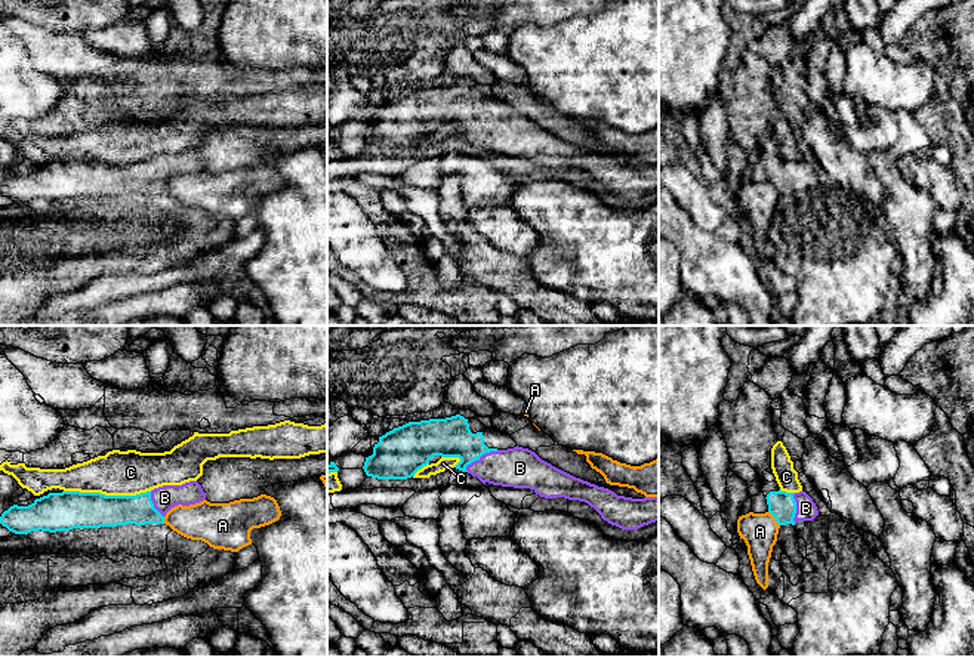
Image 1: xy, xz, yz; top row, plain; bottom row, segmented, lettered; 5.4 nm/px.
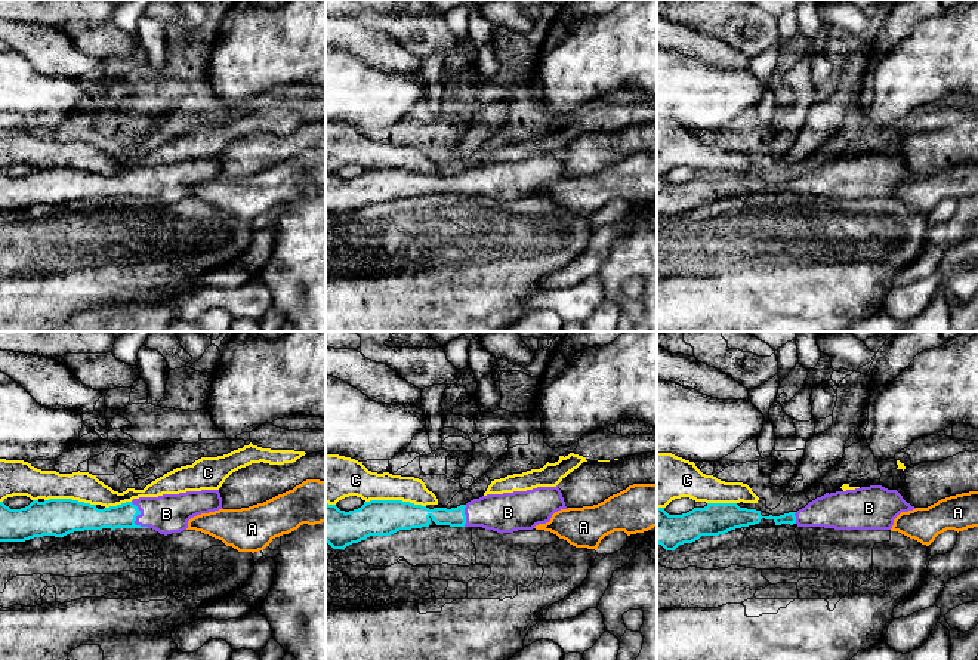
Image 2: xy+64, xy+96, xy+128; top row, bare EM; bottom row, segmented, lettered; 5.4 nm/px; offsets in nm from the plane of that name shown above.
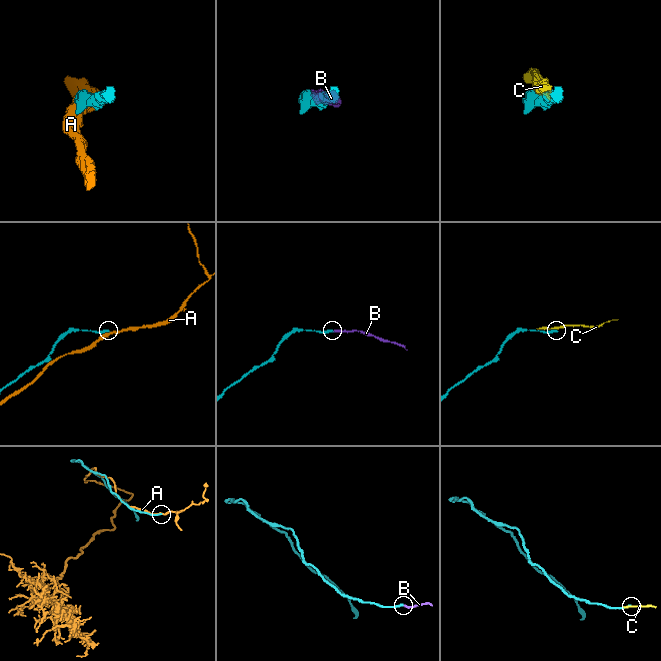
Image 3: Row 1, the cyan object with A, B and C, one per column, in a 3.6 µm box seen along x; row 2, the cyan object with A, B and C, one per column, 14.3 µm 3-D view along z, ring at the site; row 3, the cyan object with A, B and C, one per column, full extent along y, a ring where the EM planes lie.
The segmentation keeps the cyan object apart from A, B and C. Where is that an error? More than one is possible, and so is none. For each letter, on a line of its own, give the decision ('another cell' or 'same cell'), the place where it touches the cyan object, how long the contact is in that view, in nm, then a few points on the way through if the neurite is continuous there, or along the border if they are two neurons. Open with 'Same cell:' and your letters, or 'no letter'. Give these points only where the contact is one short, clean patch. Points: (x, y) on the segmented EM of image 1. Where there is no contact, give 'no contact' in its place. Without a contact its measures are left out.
Same cell: B
A: another cell; contact yz (774, 517); length 110 nm
B: same cell; contact xz (480, 456); length 220 nm; way xz (450, 437), (480, 456), (493, 466), (520, 468)
C: another cell; contact xy (107, 496); length 480 nm

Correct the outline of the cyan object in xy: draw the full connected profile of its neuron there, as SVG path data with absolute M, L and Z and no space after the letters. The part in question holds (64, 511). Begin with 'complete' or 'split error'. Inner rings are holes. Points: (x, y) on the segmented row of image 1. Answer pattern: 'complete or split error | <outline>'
split error | M197 481L163 485L136 496L105 496L101 493L49 493L28 506L13 505L0 516L0 524L15 534L31 531L70 531L126 524L164 524L166 513L178 506L206 500Z

